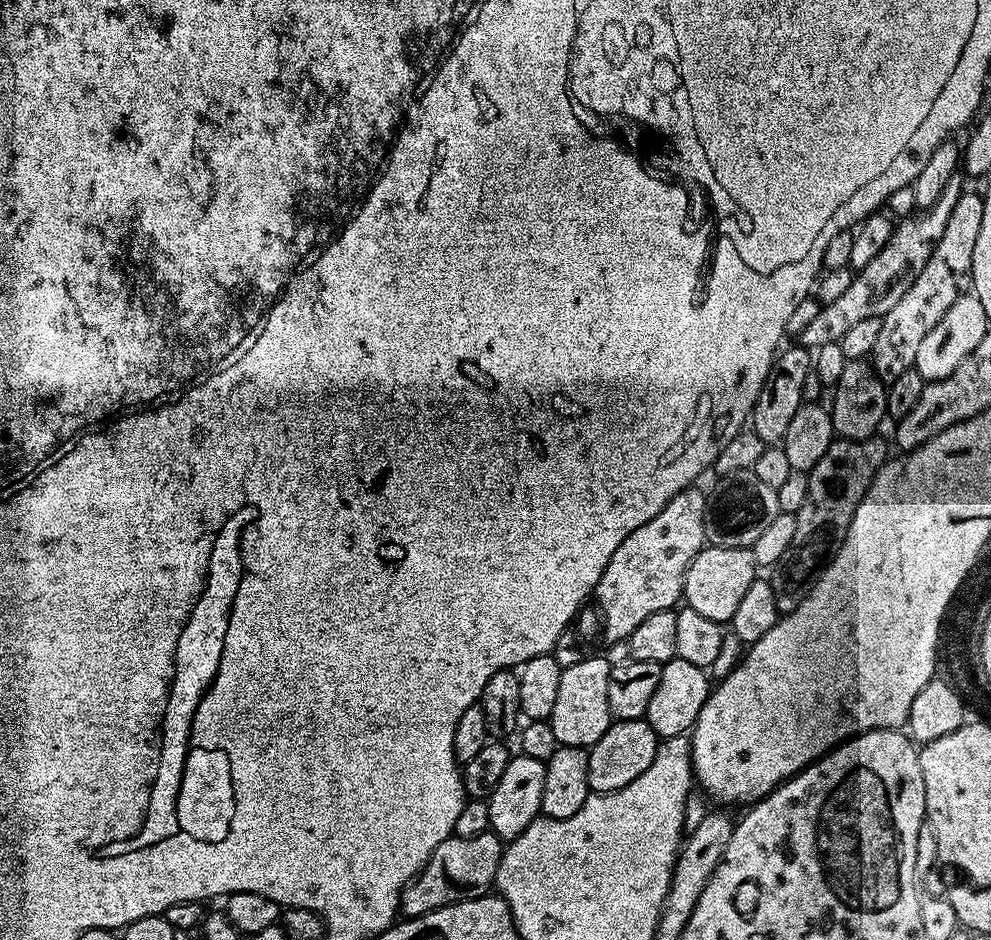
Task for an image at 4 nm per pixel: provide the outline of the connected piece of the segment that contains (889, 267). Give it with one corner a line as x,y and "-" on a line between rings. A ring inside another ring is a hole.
959,175
946,182
946,190
926,209
917,211
911,218
904,218
893,227
890,242
882,246
882,250
866,266
853,275
852,284
834,302
820,307
816,317
802,330
798,340
803,347
815,350
822,346
839,344
840,339
858,322
866,318
884,316
900,301
902,294
914,286
914,278
922,274
926,262
930,262
930,254
934,254
934,246
938,246
938,238
946,230
946,222
960,195
966,191
966,184

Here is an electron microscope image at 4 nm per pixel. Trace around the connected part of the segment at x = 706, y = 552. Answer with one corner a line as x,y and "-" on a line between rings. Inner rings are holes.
705,546
690,562
684,579
683,603
698,610
710,622
727,625
734,618
734,610
742,603
750,582
758,578
758,565
751,548
713,548

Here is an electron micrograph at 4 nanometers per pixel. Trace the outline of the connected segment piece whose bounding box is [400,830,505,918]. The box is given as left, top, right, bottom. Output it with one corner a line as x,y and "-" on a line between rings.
491,830
474,834
473,837
448,836
430,854
419,876
407,884
400,896
400,906
405,917
425,916
447,904
474,900
485,895
493,887
505,845

